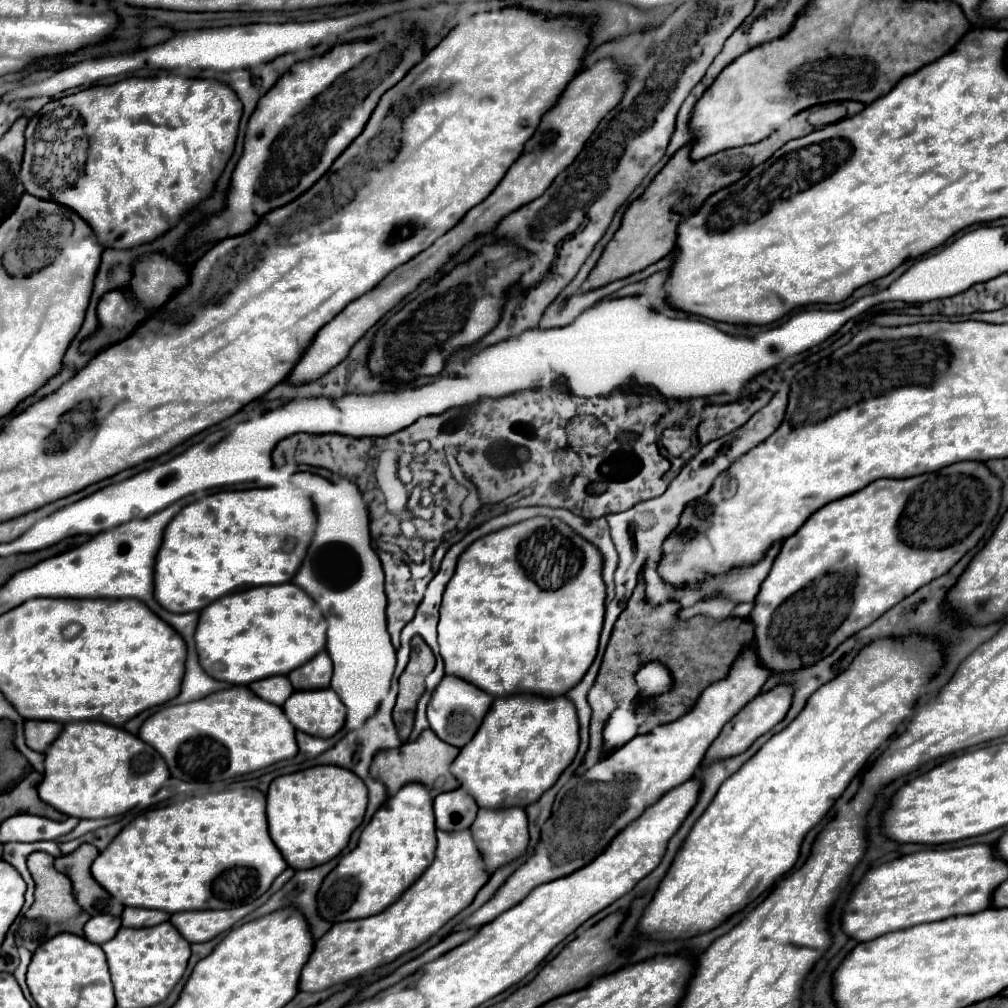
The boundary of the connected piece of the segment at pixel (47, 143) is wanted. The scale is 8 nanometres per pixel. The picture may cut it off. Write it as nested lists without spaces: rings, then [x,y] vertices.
[[[166,74],[92,86],[48,102],[30,118],[20,176],[28,194],[76,210],[104,246],[142,244],[164,234],[190,208],[212,194],[214,182],[234,152],[240,118],[242,104],[236,92],[220,80]]]

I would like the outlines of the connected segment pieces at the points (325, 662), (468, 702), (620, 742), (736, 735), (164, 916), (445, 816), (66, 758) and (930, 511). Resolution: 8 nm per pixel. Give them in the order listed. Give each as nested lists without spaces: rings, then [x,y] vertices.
[[[322,650],[312,660],[308,660],[304,666],[292,670],[288,678],[292,680],[294,690],[316,690],[316,688],[330,686],[332,660],[328,658],[328,652]]]
[[[446,674],[440,680],[440,684],[434,688],[430,704],[428,704],[430,728],[432,728],[432,732],[436,732],[436,736],[440,736],[440,740],[462,748],[478,732],[482,718],[488,712],[488,708],[492,706],[492,702],[494,702],[494,696],[490,696],[488,692],[476,688],[474,684],[468,684],[466,680],[462,680],[458,676]]]
[[[628,706],[612,712],[608,724],[604,726],[604,754],[624,746],[628,740],[636,736],[636,730],[638,730],[638,720]]]
[[[778,684],[774,686],[772,690],[768,692],[760,692],[752,702],[748,702],[720,732],[720,736],[712,742],[712,746],[708,748],[706,752],[706,758],[704,758],[704,764],[708,764],[708,760],[716,760],[716,756],[736,756],[736,752],[744,752],[750,748],[750,744],[766,734],[768,730],[772,730],[784,716],[786,712],[790,710],[790,704],[792,704],[792,694],[794,694],[794,688],[790,684]]]
[[[126,908],[122,912],[122,926],[142,928],[142,926],[156,926],[170,920],[168,912],[162,910],[148,910],[148,908]]]
[[[460,786],[452,792],[444,792],[434,798],[434,814],[436,814],[436,828],[448,832],[464,830],[474,822],[478,814],[478,804],[468,794],[468,790]]]
[[[104,722],[66,724],[44,752],[44,778],[38,796],[74,818],[110,818],[150,800],[168,778],[168,768],[154,748],[124,728]]]
[[[956,462],[956,464],[950,464],[950,466],[946,466],[938,472],[930,472],[930,474],[920,474],[920,476],[902,478],[902,480],[890,480],[890,478],[876,480],[876,482],[868,484],[866,488],[862,488],[860,492],[854,492],[852,496],[844,496],[832,504],[826,504],[818,512],[814,512],[796,534],[792,534],[790,538],[784,540],[782,550],[776,556],[774,566],[772,566],[768,578],[764,580],[762,588],[756,596],[750,620],[754,622],[754,640],[758,646],[760,662],[772,672],[774,670],[776,672],[790,672],[790,670],[814,664],[816,660],[832,654],[832,650],[836,650],[848,636],[852,636],[852,632],[866,628],[868,624],[878,620],[888,608],[892,608],[900,600],[904,600],[904,596],[916,592],[918,588],[932,582],[934,578],[946,574],[968,550],[972,550],[980,542],[980,538],[984,536],[988,526],[992,524],[994,516],[998,514],[1000,496],[1002,496],[1002,480],[994,472],[990,472],[984,462]]]

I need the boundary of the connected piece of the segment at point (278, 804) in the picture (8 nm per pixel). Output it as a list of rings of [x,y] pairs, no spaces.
[[[314,766],[294,774],[278,776],[270,782],[270,788],[268,788],[266,816],[268,816],[270,838],[282,852],[288,866],[294,870],[306,870],[306,868],[326,864],[346,848],[350,834],[360,826],[364,818],[366,804],[368,804],[368,790],[364,782],[354,772],[348,772],[340,766]]]

